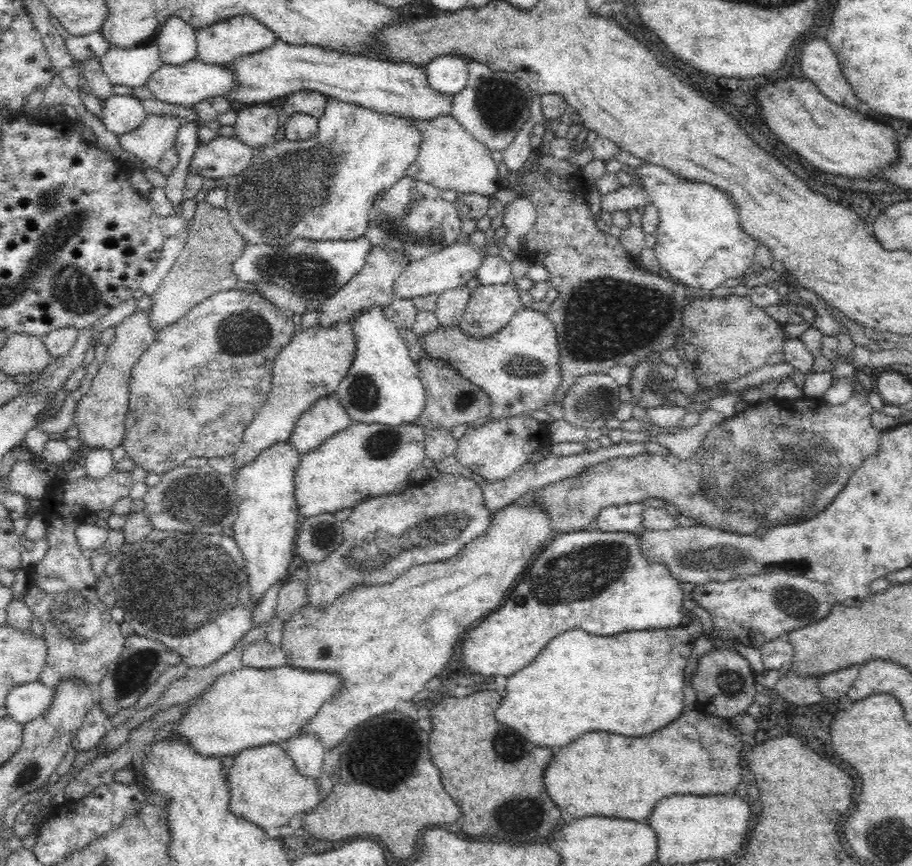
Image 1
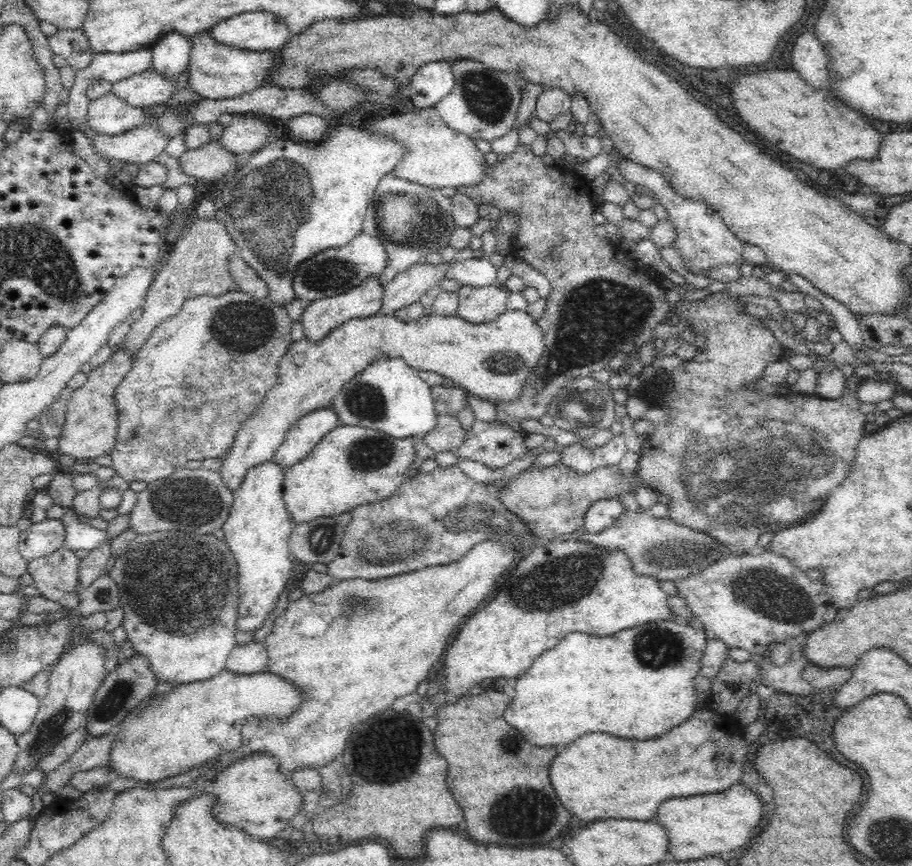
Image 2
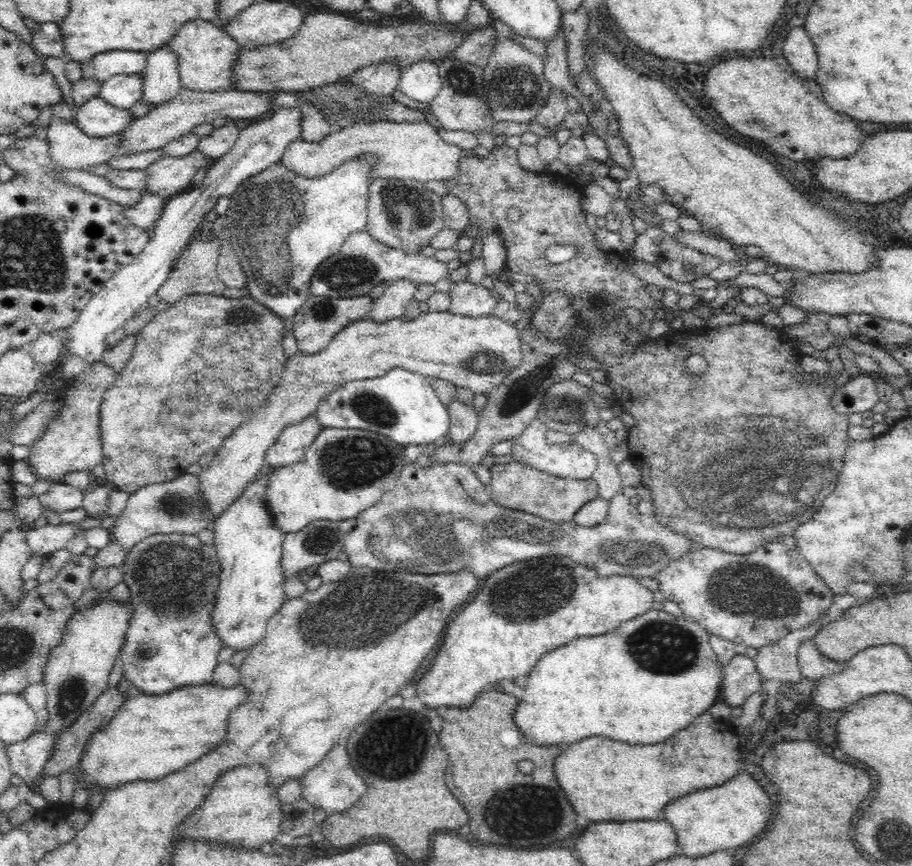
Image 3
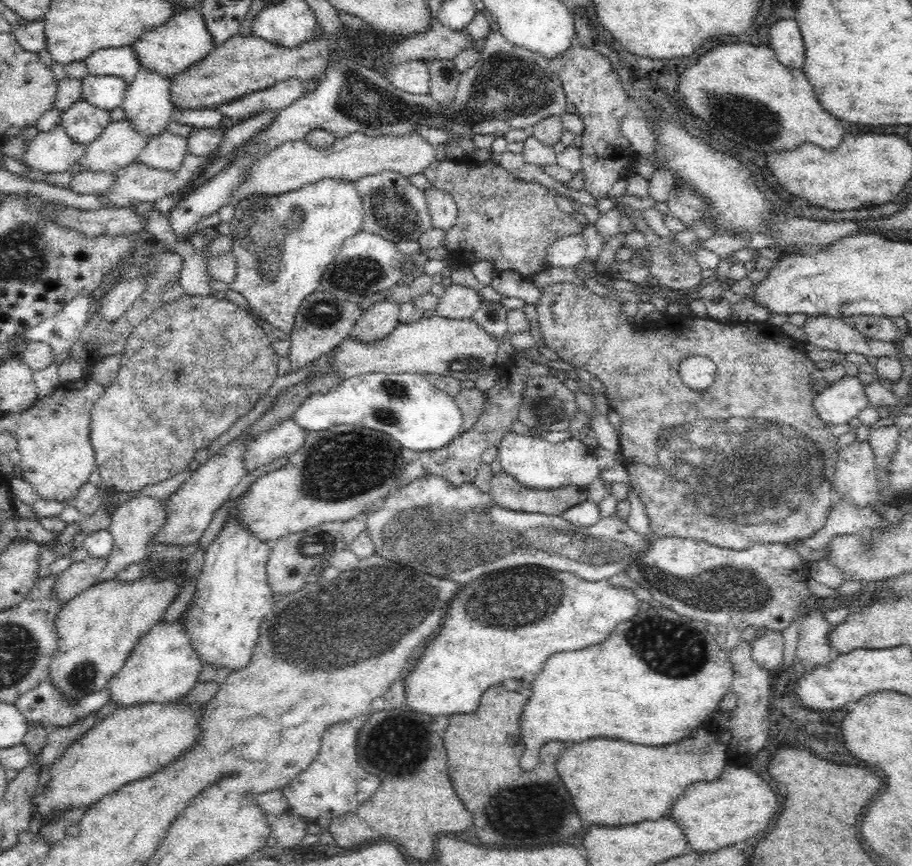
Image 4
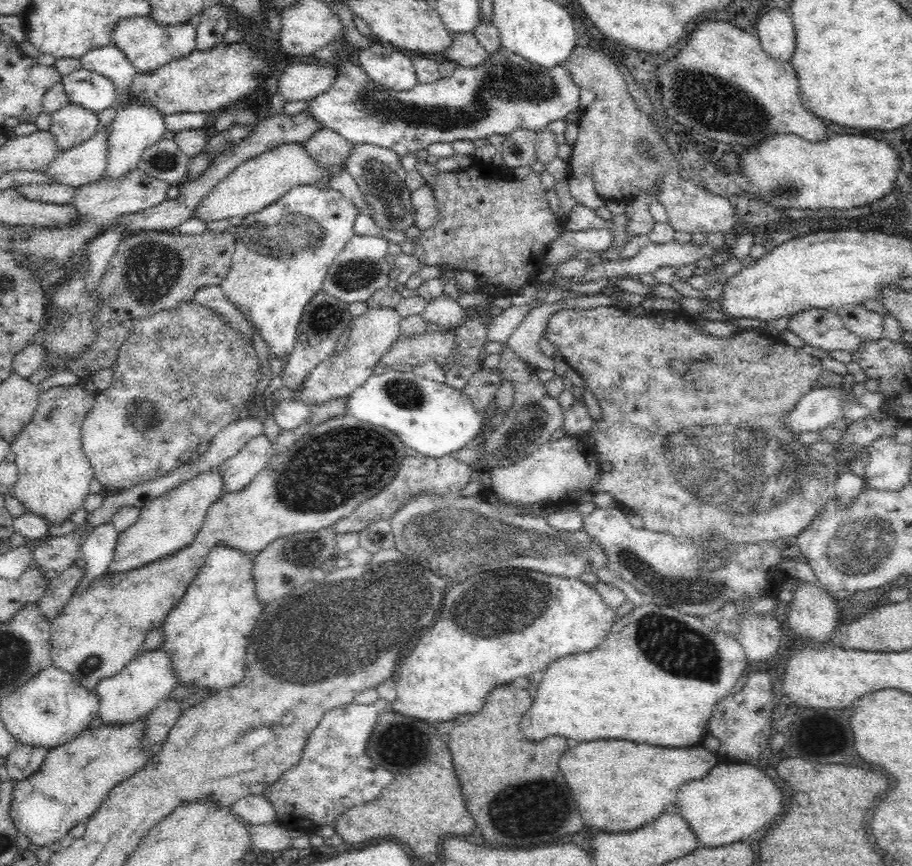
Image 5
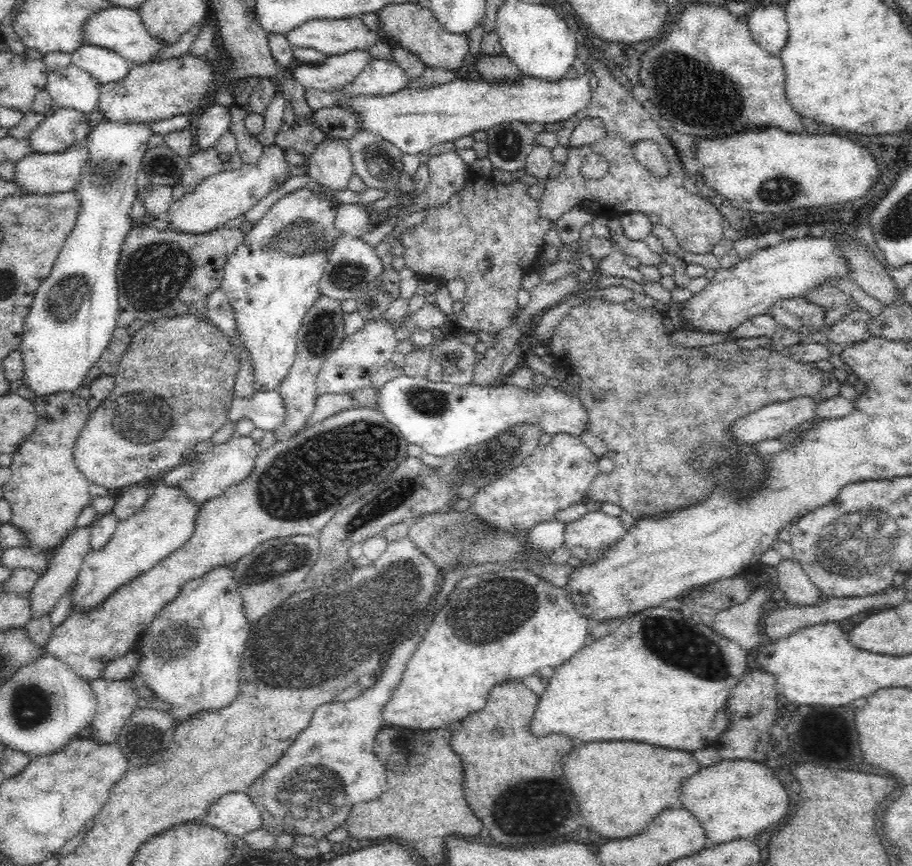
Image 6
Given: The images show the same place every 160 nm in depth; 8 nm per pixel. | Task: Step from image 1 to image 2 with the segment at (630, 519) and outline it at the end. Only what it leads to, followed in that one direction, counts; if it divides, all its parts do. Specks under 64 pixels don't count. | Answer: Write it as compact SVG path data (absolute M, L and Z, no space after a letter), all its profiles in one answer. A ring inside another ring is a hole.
M618 498L597 500L585 512L583 528L589 533L598 534L613 525L625 512L626 508Z

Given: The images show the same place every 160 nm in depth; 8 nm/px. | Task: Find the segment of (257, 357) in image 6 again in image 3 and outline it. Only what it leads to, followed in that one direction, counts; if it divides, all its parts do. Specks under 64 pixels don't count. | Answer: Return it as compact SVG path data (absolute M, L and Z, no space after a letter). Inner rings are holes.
M363 155L348 160L325 176L309 178L284 167L281 159L272 164L272 167L238 184L238 188L229 196L229 207L225 216L230 230L228 240L246 273L246 289L250 297L267 306L284 321L292 318L302 308L309 297L308 284L318 264L338 252L354 232L365 231L369 186L374 178L372 168L376 162L378 157Z

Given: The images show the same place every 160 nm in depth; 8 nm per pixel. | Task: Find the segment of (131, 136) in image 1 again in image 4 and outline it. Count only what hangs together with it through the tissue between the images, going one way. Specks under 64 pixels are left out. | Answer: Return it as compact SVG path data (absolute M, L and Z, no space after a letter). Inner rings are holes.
M62 126L49 132L39 132L38 136L28 141L24 164L42 173L62 173L78 164L88 145L74 142Z

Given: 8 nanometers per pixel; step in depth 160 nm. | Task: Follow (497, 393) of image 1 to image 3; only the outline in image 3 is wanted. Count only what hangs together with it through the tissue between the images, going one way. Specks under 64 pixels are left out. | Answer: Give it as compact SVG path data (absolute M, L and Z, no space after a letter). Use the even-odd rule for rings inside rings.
M425 308L425 311L414 320L402 317L392 318L386 322L376 322L368 317L354 320L346 324L320 352L306 354L301 350L296 351L294 355L288 356L280 383L273 388L266 402L258 407L250 420L241 424L224 439L210 466L199 474L200 490L209 504L209 512L217 519L242 494L246 484L252 482L266 465L266 451L276 442L280 433L287 426L298 424L315 413L320 401L335 388L354 380L385 376L386 370L399 366L432 380L441 379L456 387L468 388L473 393L488 394L492 389L504 384L504 380L512 374L512 369L522 362L521 334L522 331L516 328L515 322L508 322L492 315L469 317L454 314L449 310L430 311Z

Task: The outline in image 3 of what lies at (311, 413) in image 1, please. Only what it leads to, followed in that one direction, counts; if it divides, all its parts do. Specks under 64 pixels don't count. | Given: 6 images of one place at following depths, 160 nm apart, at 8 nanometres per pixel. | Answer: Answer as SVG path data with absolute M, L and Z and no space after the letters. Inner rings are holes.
M315 413L298 424L287 426L266 451L265 464L277 469L302 460L307 448L314 442L322 428L324 426L319 423Z

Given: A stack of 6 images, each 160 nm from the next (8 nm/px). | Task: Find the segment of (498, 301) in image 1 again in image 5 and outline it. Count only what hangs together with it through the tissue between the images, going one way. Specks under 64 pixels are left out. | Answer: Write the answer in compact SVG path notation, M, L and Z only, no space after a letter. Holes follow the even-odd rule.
M443 293L435 299L429 300L421 317L424 321L436 322L444 329L456 328L468 316L468 309L464 308L449 294Z

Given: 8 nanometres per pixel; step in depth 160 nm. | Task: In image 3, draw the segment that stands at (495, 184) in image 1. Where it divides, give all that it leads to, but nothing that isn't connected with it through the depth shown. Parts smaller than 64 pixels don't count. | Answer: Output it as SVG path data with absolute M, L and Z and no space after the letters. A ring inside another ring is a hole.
M390 120L362 121L344 129L333 129L320 141L296 139L283 151L284 167L302 177L317 178L334 171L348 160L363 155L374 155L378 162L372 168L372 177L378 179L446 182L460 174L462 148L441 138L442 130L426 120L398 123Z

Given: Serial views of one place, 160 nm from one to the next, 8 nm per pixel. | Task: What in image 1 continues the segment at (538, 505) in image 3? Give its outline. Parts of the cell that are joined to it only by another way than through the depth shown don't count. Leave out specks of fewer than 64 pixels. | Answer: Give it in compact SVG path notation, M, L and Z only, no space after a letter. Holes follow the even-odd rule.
M748 294L696 299L688 303L685 311L682 311L682 325L682 339L691 342L698 350L698 361L694 364L695 374L703 388L740 379L764 365L785 362L783 346L788 335L784 325L770 317L763 308L756 307ZM855 392L854 396L844 404L839 405L828 404L822 397L812 398L804 396L800 401L788 401L773 397L769 401L749 405L743 412L736 413L732 418L728 418L714 426L714 428L711 428L706 432L701 447L688 460L674 457L672 453L656 455L649 452L636 456L611 458L584 469L576 476L566 477L564 480L560 480L560 482L537 488L529 495L533 495L533 500L547 510L547 514L551 518L552 528L557 533L578 532L590 529L603 508L639 503L649 498L661 498L670 505L674 504L674 506L678 507L681 514L688 516L688 518L694 518L696 522L700 522L704 526L738 534L753 534L757 528L768 529L774 528L775 525L794 524L798 521L810 520L810 517L818 516L818 513L822 512L838 496L839 492L842 492L848 479L862 466L866 457L877 455L881 449L880 439L882 431L872 425L870 415L874 412L874 408L870 405L868 399L866 393L858 394L858 392Z

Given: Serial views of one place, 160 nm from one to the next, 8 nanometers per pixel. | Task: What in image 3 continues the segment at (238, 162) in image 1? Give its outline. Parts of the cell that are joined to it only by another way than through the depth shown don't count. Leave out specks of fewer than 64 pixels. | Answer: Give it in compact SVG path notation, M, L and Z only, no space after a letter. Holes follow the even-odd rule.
M198 149L181 158L164 156L145 169L148 175L145 190L168 199L187 190L196 172L206 164L211 164L211 158Z

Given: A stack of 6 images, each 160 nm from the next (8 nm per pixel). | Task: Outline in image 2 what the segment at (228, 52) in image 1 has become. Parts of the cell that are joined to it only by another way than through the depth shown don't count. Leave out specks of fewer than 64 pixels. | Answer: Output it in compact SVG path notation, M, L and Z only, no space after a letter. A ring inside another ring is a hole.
M241 12L208 31L216 43L256 52L277 50L289 39L286 21L270 12Z

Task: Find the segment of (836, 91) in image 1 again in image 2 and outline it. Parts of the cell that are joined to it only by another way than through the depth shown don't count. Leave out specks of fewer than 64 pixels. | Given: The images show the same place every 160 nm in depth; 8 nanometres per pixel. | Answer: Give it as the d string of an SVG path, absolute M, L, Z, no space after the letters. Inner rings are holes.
M812 32L798 36L792 50L792 68L818 90L828 90L828 56Z

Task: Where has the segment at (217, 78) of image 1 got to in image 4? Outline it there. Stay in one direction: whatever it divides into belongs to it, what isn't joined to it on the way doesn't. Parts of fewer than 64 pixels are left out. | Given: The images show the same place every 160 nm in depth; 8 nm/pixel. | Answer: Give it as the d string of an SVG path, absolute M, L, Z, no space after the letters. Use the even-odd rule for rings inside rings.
M92 76L81 78L82 99L86 100L98 109L108 112L122 107L126 89L129 85L119 76Z

